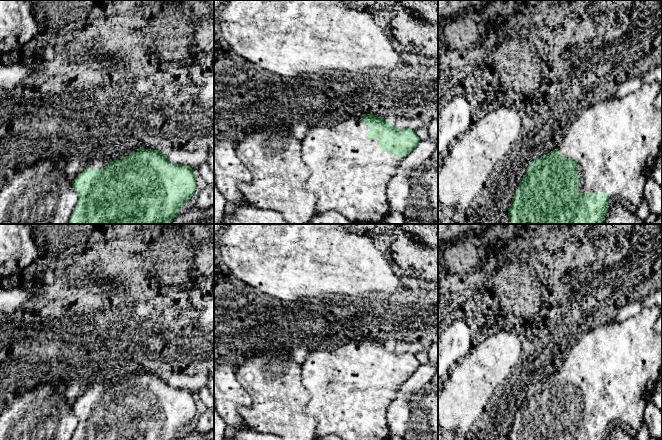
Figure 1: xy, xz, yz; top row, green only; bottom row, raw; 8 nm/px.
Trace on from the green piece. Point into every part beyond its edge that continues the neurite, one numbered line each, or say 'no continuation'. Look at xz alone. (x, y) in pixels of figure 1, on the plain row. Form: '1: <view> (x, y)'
1: xz (349, 398)

